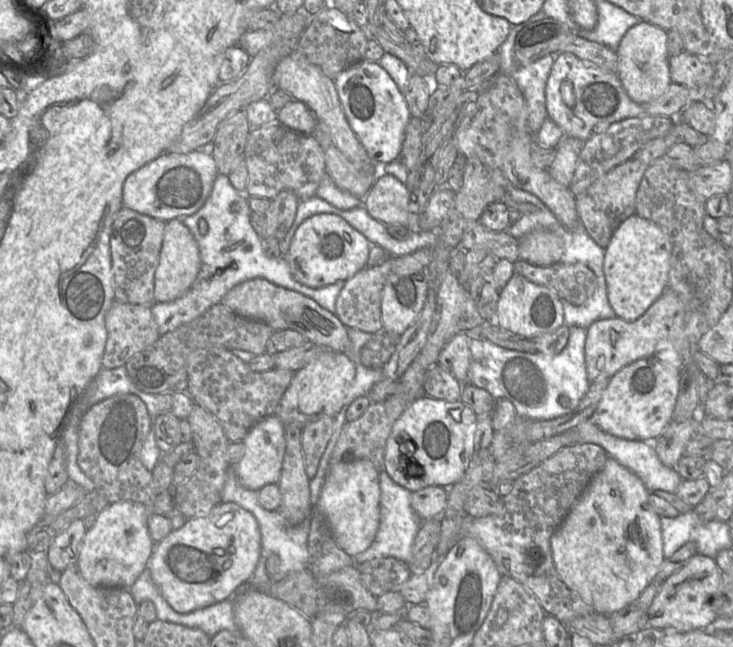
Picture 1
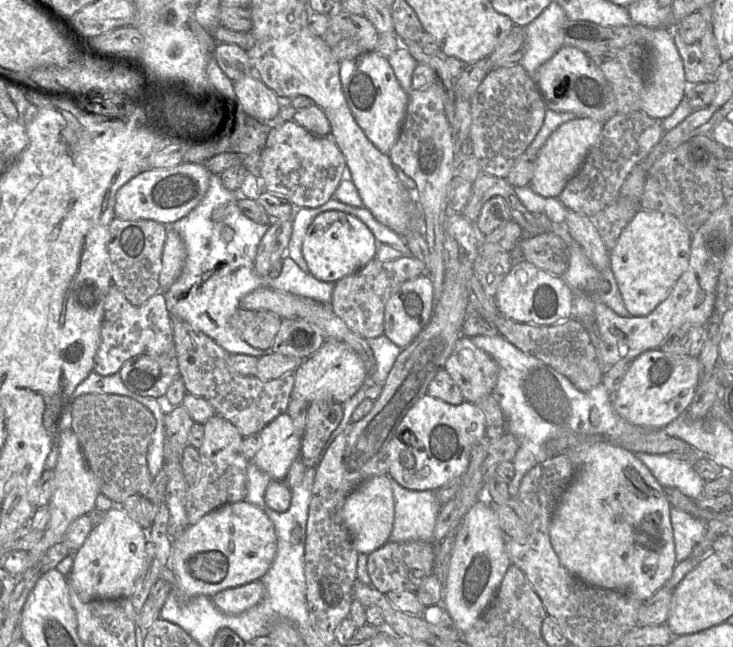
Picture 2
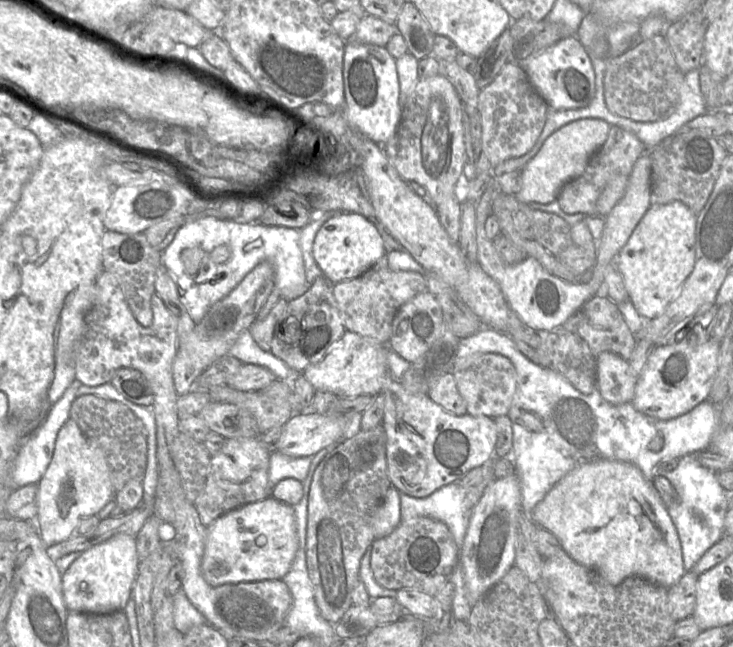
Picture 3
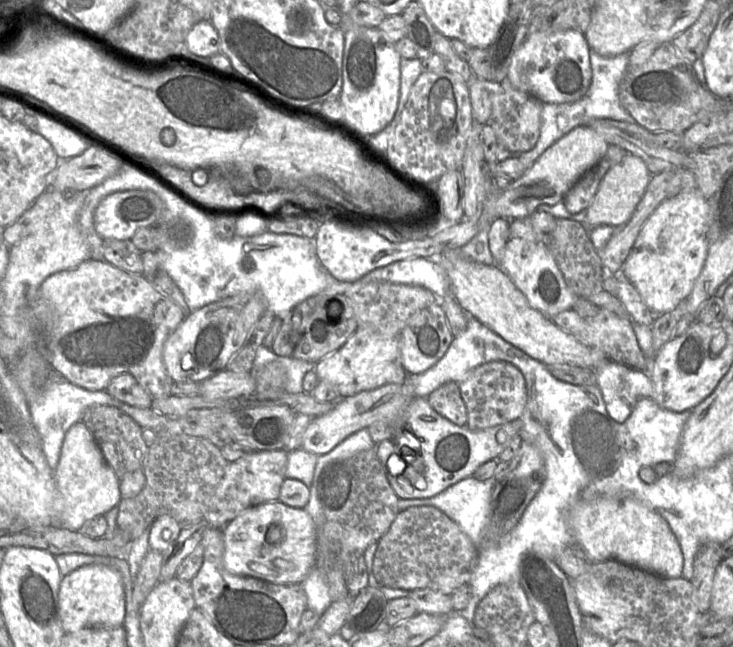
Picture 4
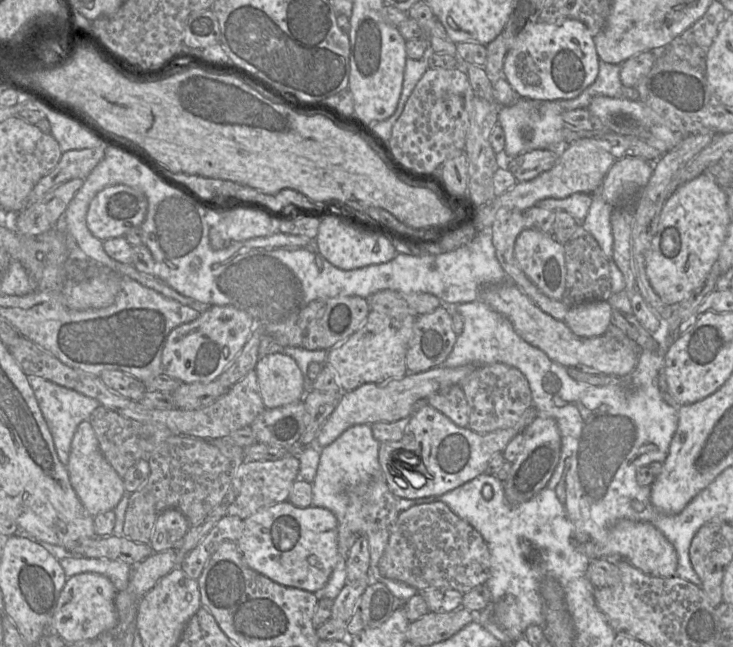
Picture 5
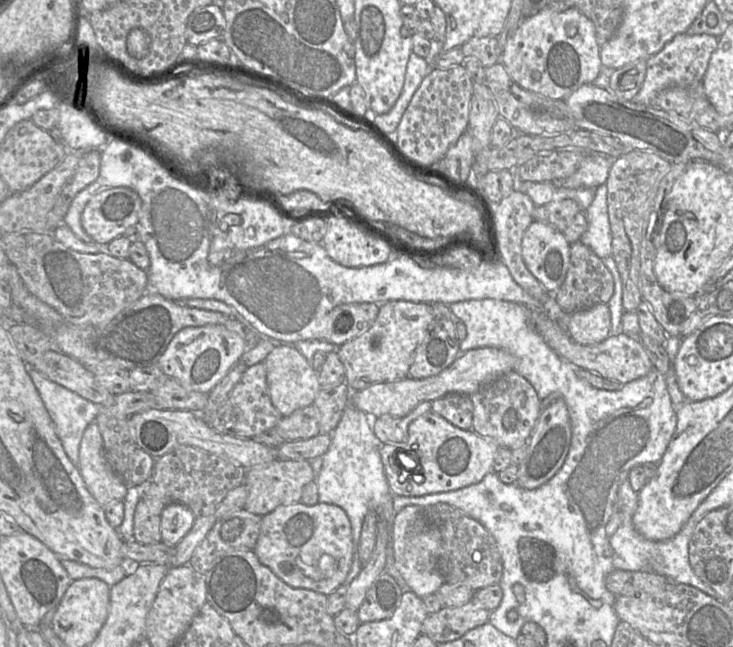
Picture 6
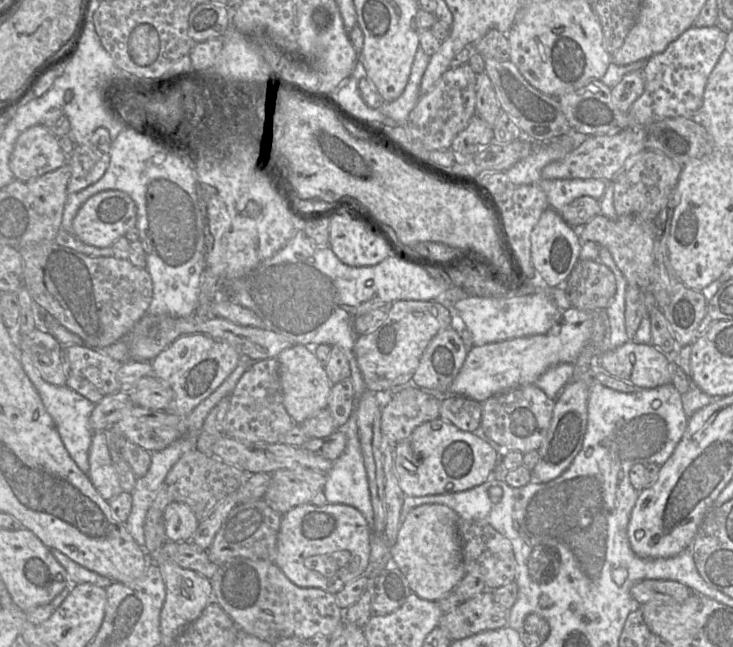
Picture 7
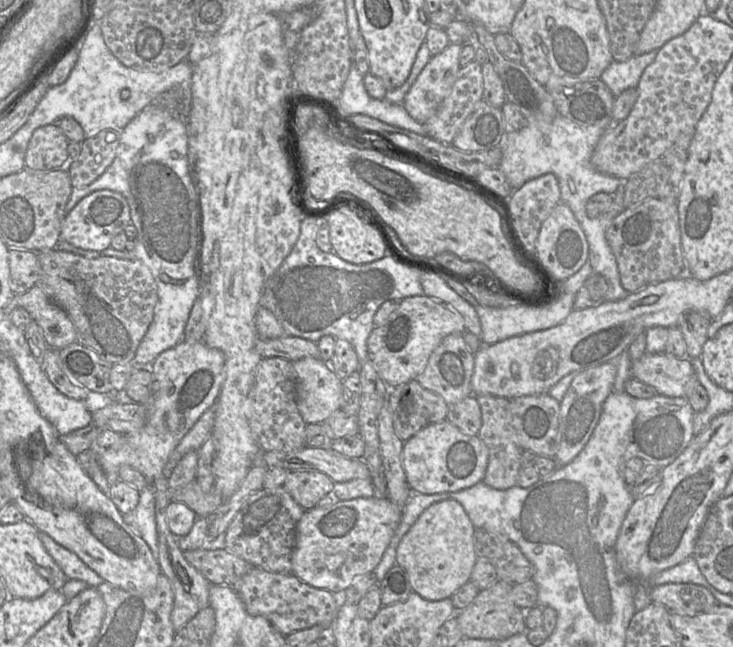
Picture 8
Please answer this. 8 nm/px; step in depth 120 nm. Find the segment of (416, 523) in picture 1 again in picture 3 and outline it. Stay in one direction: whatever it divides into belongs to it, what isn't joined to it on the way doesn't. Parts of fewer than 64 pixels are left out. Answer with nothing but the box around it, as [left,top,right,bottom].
[400,482,473,548]

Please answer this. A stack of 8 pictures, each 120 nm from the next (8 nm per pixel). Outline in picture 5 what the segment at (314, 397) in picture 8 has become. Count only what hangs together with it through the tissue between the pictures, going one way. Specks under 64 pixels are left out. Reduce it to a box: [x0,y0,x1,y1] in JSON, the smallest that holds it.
[255,353,306,408]

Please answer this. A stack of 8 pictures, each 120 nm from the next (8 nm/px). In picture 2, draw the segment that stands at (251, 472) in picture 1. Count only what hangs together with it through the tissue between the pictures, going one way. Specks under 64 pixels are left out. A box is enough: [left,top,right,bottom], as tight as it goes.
[250,414,302,481]

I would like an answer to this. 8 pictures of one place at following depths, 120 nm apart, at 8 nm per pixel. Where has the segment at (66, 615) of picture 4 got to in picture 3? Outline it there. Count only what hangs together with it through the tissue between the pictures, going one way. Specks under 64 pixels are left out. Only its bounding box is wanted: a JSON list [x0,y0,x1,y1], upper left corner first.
[62,534,139,614]

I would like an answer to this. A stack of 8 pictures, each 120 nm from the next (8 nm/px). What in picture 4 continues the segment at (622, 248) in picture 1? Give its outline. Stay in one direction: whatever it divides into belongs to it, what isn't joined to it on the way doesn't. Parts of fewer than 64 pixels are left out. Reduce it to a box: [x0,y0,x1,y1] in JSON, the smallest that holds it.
[621,193,709,315]

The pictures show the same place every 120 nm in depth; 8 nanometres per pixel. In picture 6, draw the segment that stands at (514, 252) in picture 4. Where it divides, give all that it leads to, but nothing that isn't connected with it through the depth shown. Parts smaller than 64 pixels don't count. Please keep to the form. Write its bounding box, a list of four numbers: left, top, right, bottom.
[522,221,570,294]

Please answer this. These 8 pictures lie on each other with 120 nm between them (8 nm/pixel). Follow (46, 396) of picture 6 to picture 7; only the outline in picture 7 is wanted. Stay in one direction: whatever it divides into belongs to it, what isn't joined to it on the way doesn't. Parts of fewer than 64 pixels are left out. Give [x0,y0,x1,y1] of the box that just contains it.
[20,351,95,476]

